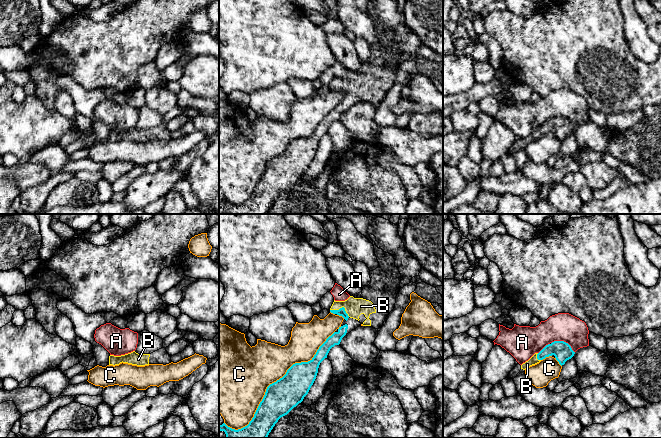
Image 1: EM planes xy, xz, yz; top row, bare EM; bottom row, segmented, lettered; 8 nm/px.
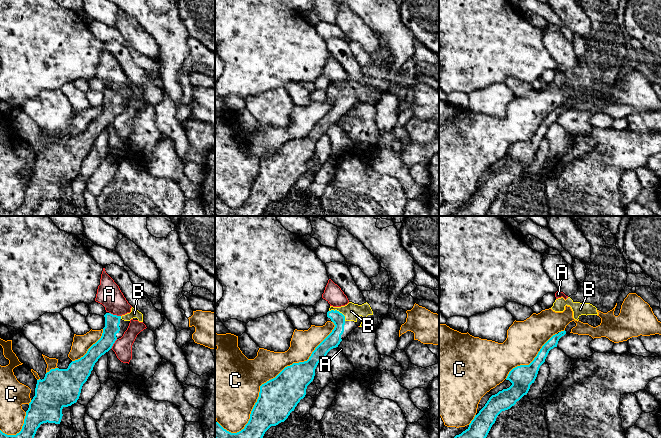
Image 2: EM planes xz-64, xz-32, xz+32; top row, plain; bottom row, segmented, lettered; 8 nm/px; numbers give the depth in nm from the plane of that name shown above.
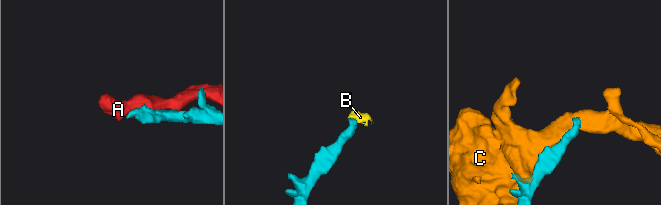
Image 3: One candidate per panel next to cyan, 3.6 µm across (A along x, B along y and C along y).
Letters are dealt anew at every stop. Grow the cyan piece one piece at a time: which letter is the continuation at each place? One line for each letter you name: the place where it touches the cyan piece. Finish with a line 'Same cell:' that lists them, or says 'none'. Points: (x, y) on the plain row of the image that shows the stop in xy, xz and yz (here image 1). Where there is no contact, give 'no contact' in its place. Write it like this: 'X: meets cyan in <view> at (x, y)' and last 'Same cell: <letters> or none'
B: meets cyan in xz at (341, 84)
Same cell: B

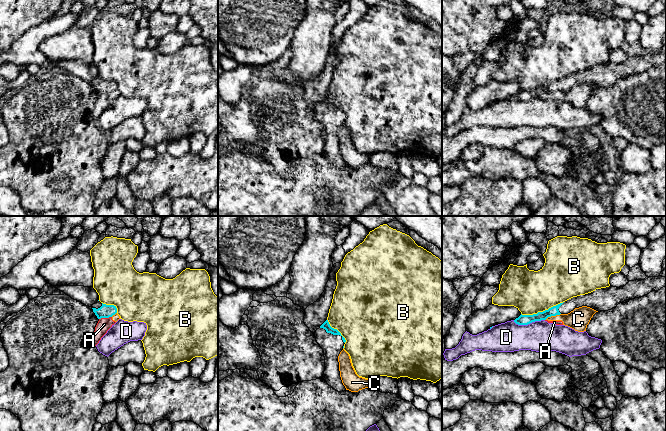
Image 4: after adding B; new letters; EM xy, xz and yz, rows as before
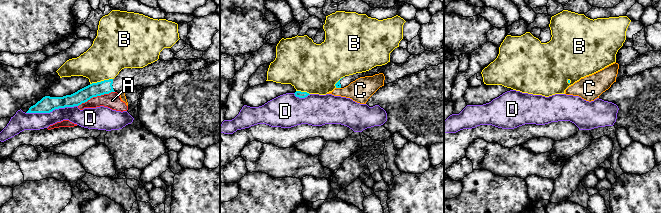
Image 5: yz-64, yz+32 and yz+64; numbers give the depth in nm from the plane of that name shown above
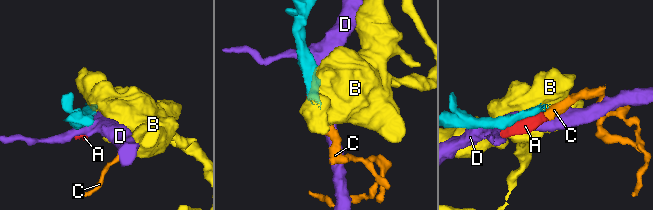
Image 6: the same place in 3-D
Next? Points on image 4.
Same cell: none

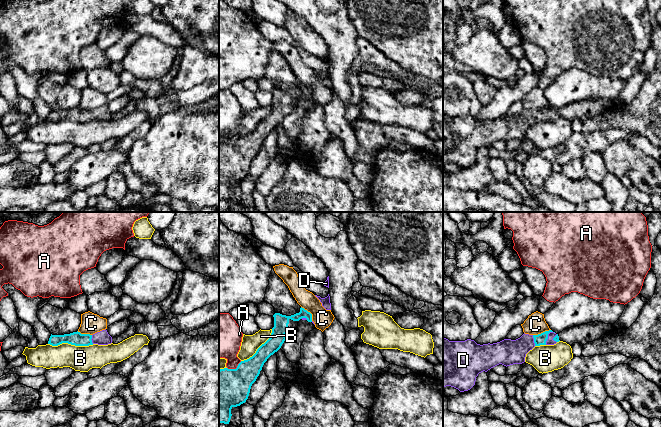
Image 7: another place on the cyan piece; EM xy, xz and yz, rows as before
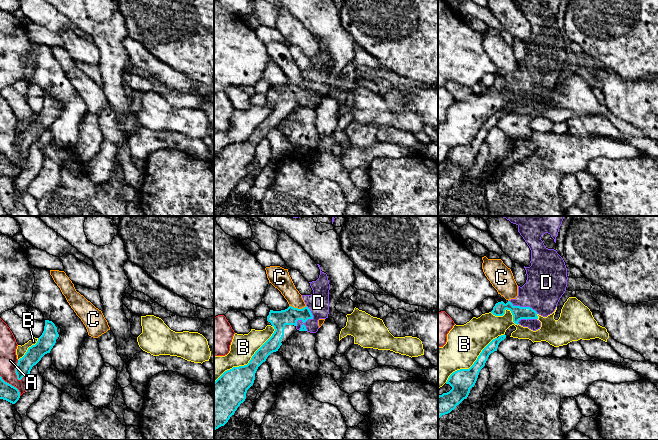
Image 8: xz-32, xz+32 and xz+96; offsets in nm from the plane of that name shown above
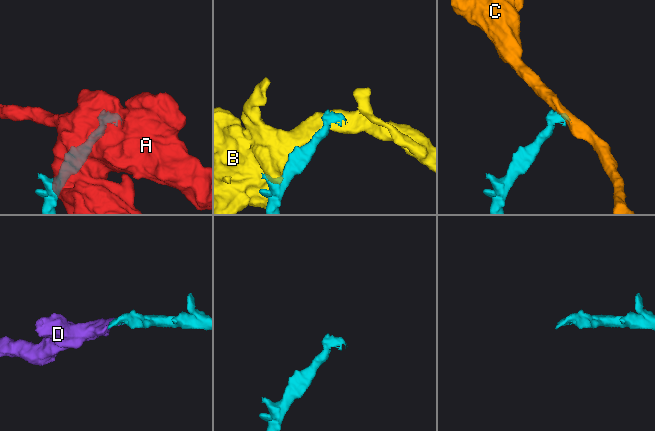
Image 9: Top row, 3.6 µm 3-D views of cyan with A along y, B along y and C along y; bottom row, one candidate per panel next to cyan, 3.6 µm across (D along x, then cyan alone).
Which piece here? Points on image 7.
D: meets cyan in yz at (547, 112)
Same cell: D

